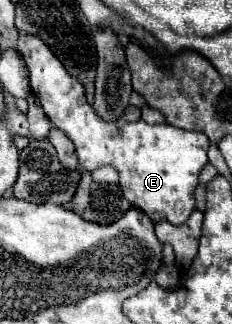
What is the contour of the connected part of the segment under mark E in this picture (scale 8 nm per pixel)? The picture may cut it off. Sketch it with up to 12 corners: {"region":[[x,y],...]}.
{"region":[[34,34],[16,50],[80,168],[112,166],[124,198],[180,226],[194,212],[204,132],[118,128]]}

